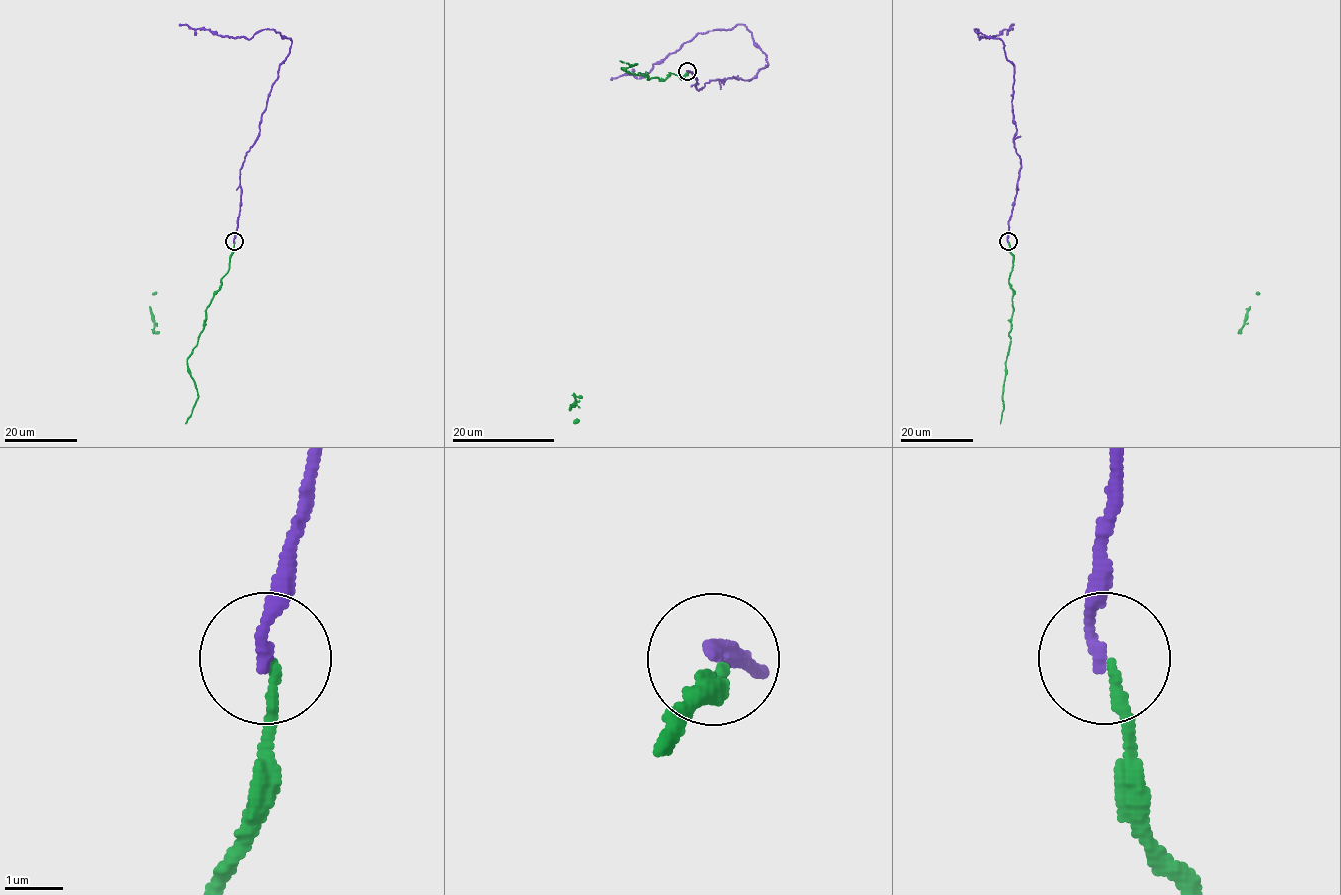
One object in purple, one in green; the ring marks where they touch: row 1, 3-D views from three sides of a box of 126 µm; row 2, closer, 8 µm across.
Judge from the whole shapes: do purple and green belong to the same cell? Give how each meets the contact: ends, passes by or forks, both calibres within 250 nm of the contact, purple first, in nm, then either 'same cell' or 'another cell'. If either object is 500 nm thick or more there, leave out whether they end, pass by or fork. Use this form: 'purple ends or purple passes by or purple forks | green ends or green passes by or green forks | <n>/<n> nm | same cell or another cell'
purple ends | green ends | 190/160 nm | same cell

